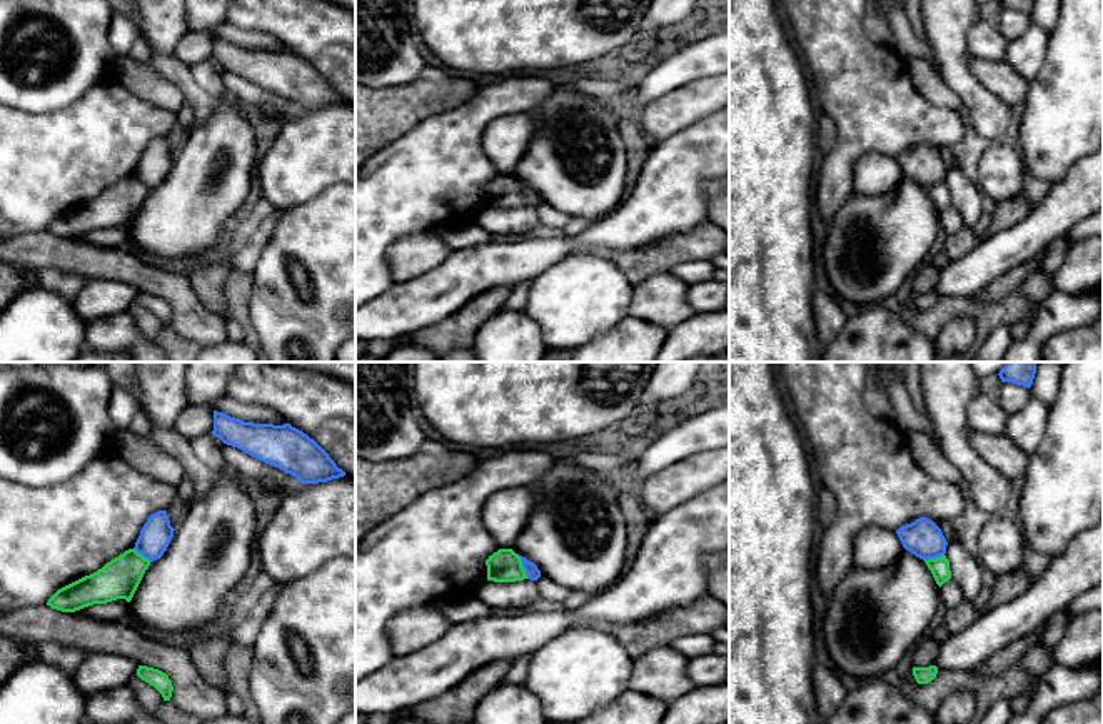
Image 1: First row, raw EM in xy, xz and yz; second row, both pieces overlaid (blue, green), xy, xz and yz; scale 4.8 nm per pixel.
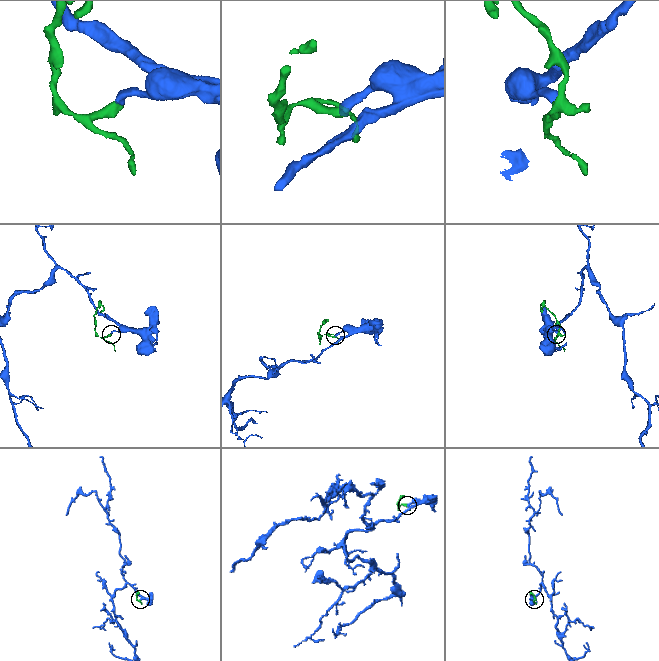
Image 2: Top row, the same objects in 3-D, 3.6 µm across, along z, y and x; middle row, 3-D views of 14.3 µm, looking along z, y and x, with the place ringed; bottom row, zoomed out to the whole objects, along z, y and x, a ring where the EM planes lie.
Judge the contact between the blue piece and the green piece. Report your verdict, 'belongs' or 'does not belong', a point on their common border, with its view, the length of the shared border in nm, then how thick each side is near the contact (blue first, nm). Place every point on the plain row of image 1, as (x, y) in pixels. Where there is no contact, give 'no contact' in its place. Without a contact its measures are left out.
does not belong; meets blue in xz at (523, 192); contact 130 nm long; 70 nm thick on the blue side, 160 nm on the other

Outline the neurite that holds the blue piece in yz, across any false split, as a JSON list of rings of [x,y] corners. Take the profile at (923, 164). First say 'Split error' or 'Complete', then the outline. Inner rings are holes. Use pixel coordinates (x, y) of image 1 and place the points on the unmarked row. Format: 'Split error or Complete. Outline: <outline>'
Complete. Outline: [[[919,143],[896,157],[903,173],[916,184],[928,187],[946,180],[946,165],[929,145]]]

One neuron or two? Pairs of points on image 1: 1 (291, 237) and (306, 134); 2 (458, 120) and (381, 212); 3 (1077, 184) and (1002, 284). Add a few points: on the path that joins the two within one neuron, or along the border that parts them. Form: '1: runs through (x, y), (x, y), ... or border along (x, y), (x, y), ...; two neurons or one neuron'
1: border along (331, 186), (311, 199), (282, 211); two neurons
2: runs through (449, 144), (404, 189); one neuron
3: border along (1042, 252), (1002, 272), (980, 291); two neurons

